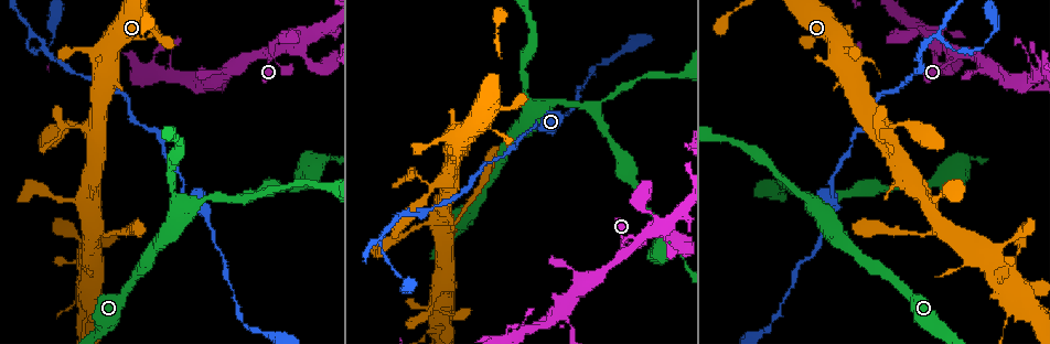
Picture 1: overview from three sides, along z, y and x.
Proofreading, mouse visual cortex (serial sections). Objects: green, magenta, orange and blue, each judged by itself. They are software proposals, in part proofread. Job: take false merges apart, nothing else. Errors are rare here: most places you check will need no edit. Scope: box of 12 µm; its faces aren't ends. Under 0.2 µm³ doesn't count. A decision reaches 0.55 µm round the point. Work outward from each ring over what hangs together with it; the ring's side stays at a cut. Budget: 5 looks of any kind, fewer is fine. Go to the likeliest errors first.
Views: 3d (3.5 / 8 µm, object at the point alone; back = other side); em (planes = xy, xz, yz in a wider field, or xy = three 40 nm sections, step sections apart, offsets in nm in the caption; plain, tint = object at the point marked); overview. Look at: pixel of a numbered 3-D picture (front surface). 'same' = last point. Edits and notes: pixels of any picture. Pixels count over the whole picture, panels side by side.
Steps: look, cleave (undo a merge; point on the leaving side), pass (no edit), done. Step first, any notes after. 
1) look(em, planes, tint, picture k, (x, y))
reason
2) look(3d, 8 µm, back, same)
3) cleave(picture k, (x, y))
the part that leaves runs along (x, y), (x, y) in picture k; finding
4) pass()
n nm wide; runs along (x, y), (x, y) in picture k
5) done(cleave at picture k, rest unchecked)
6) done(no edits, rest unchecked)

look(3d, 8 µm, picture 1, (239, 200))
three arms meet

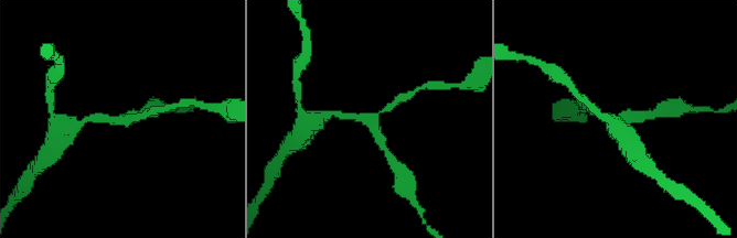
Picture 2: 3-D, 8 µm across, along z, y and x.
look(3d, 3.5 µm, picture 2, (123, 122))

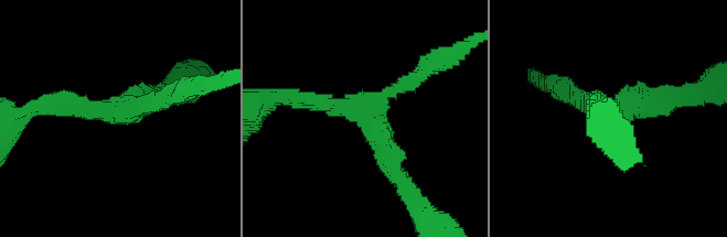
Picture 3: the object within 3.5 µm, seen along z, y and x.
look(em, planes, tint, picture 3, (366, 109))
need the tissue

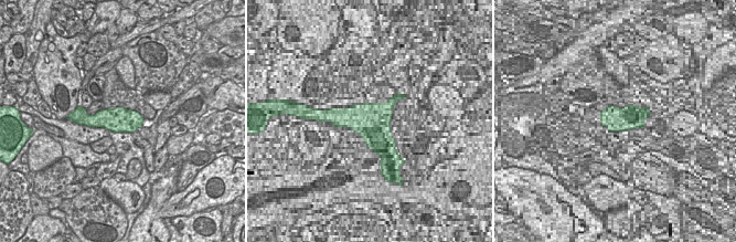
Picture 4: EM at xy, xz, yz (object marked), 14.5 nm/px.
pass()
arms of 250, 250, 350 nm; runs along (289, 98), (361, 107), (394, 169) in picture 3; continuous, no second cell

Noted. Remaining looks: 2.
look(3d, 3.5 µm, picture 1, (1007, 318))
calibre changes

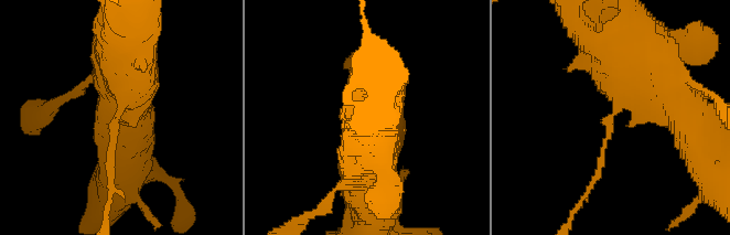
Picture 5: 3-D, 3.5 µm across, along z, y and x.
look(em, xy, step 2, tint, picture 5, (119, 116))
arms of 100, 700 nm

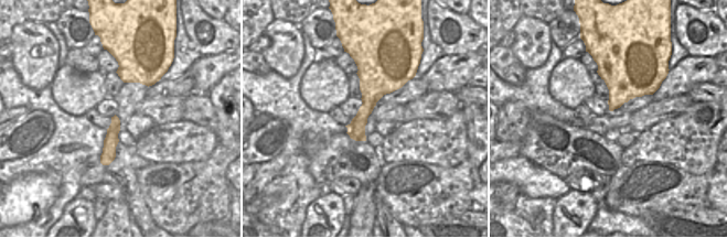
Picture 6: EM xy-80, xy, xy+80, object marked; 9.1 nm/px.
pass()
220 nm wide; runs along (115, 119), (109, 153), (105, 162) in picture 6; one cell here

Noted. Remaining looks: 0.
done(no edits, rest unchecked)

